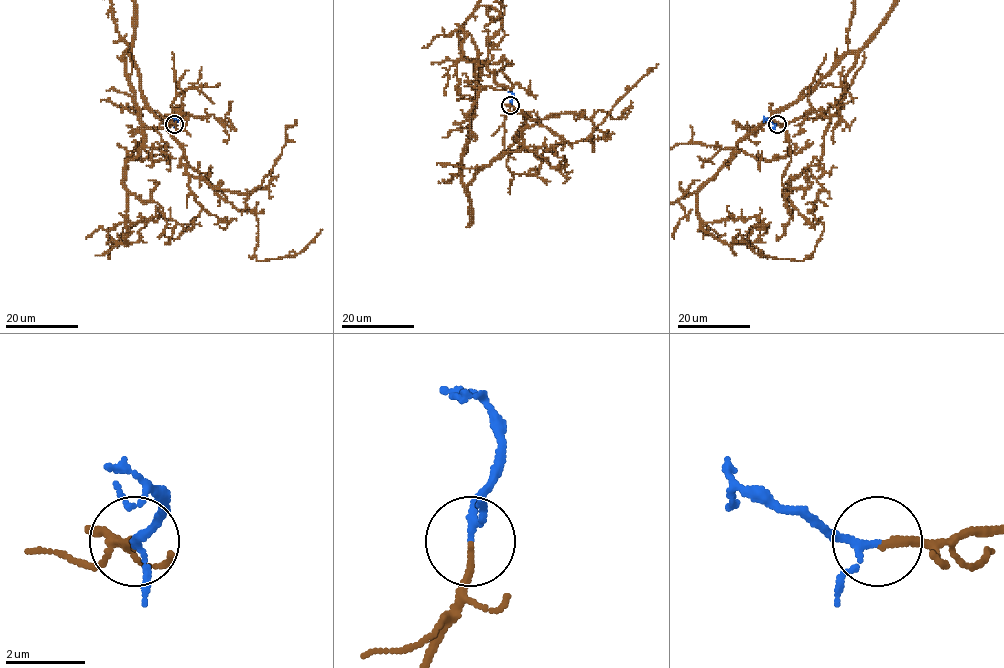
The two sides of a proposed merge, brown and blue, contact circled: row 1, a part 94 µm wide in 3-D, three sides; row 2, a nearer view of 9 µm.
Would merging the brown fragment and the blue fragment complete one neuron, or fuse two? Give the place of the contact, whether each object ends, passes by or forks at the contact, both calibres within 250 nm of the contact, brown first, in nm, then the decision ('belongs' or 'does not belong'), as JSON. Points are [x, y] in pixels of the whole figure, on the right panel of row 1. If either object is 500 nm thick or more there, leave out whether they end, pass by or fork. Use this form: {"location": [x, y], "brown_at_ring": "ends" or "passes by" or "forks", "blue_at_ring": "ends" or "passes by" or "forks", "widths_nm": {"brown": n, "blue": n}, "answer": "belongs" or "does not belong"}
{"location": [777, 124], "brown_at_ring": "ends", "blue_at_ring": "passes by", "widths_nm": {"brown": 180, "blue": 140}, "answer": "belongs"}

